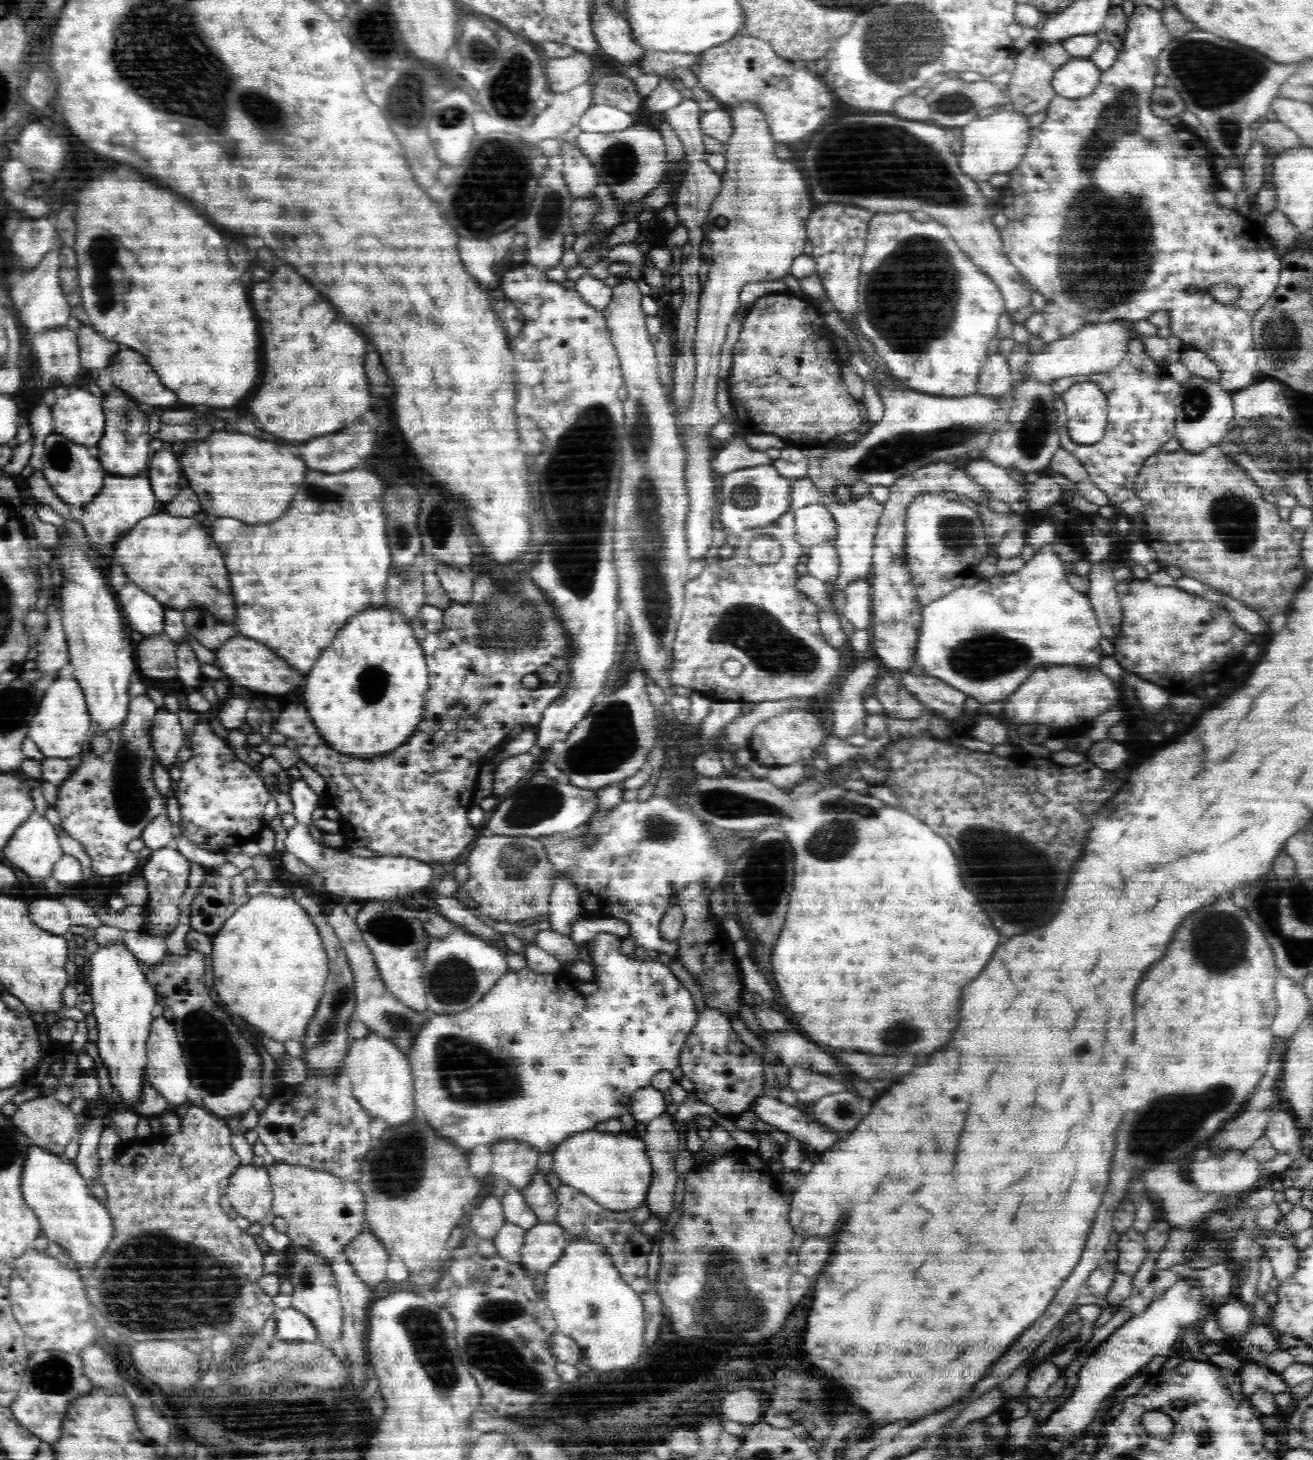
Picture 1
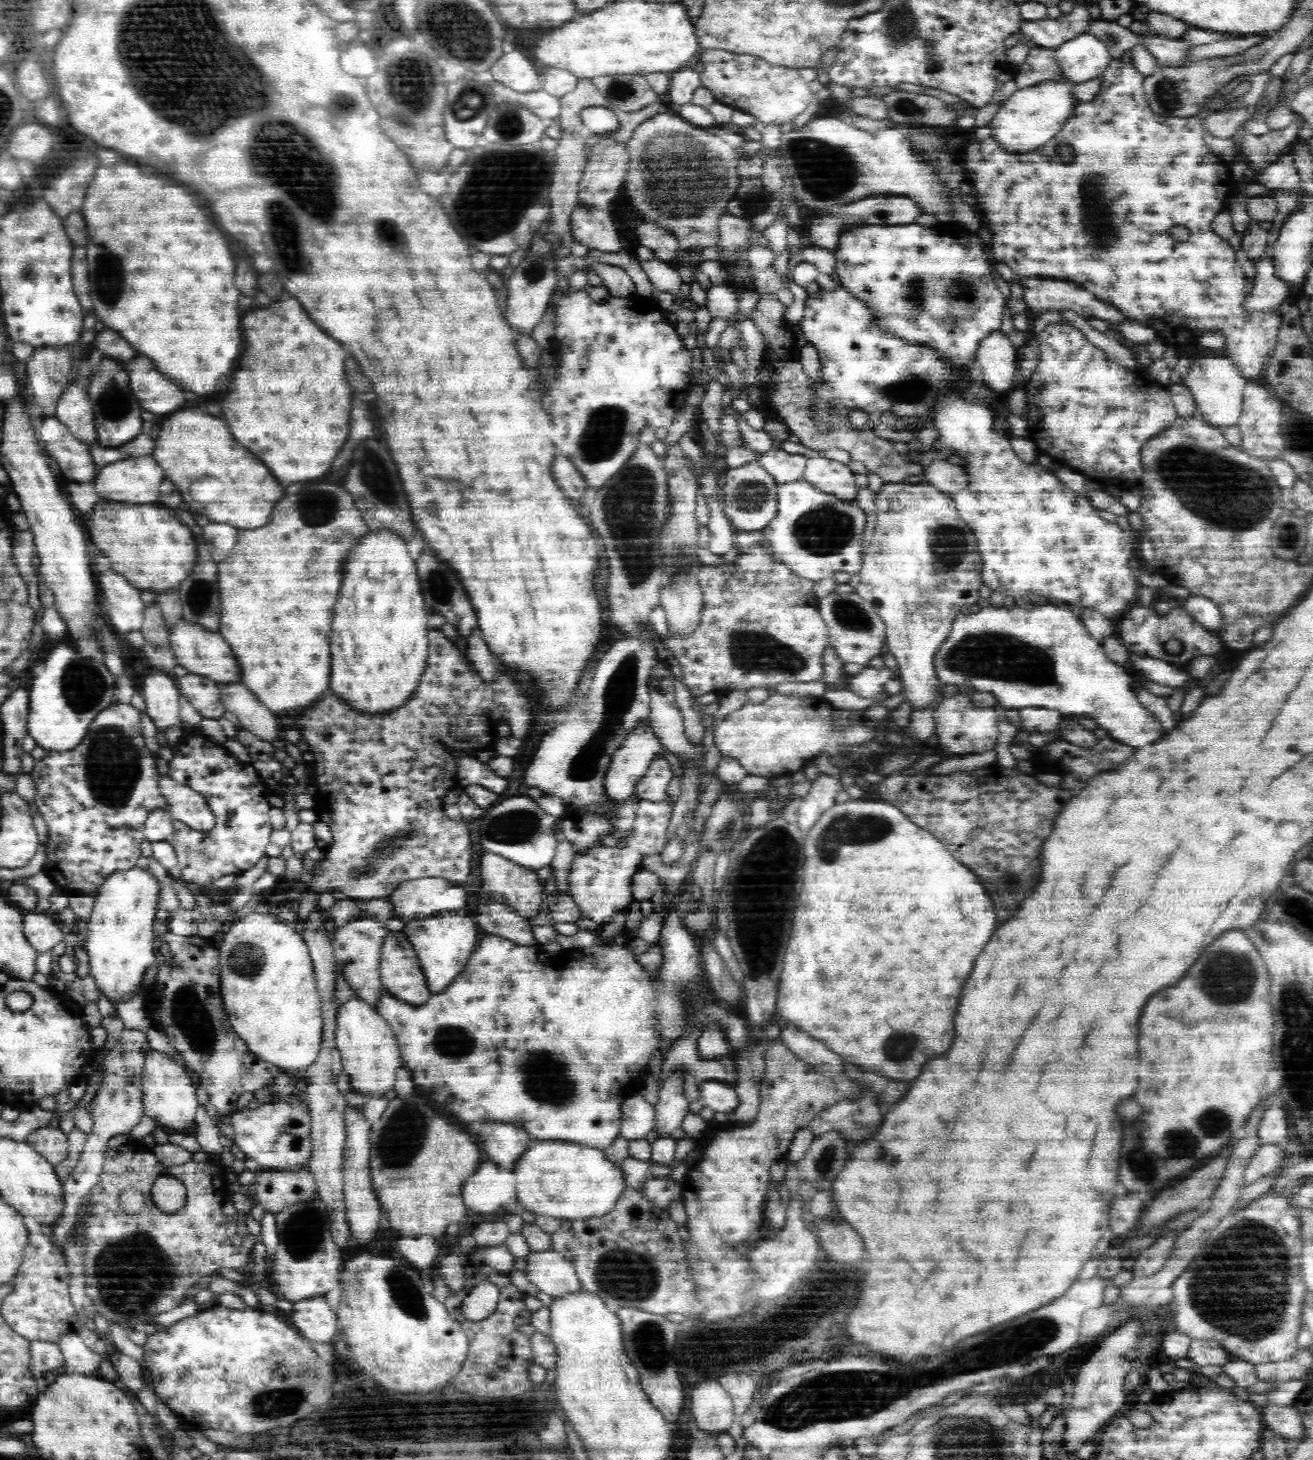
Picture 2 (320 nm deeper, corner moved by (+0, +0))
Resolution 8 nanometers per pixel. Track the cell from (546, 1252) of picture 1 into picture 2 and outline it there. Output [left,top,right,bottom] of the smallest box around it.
[527,1248,583,1296]

